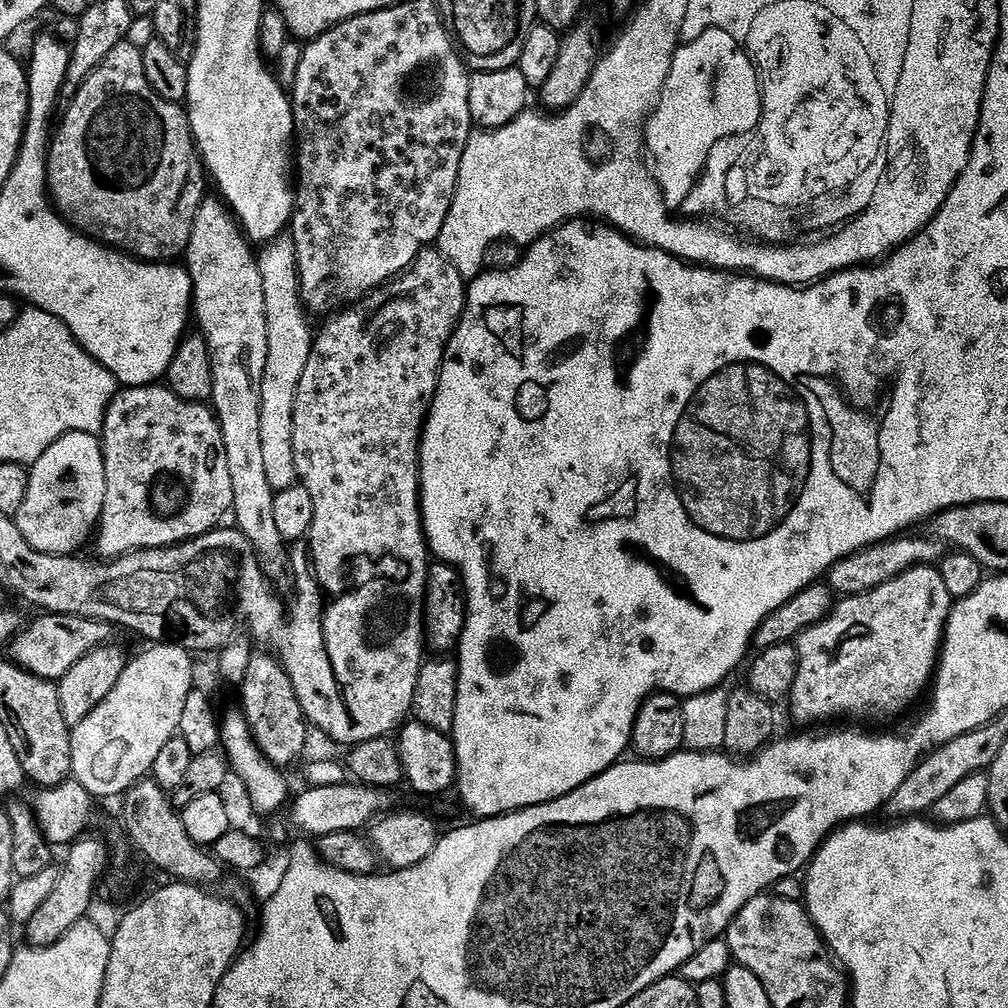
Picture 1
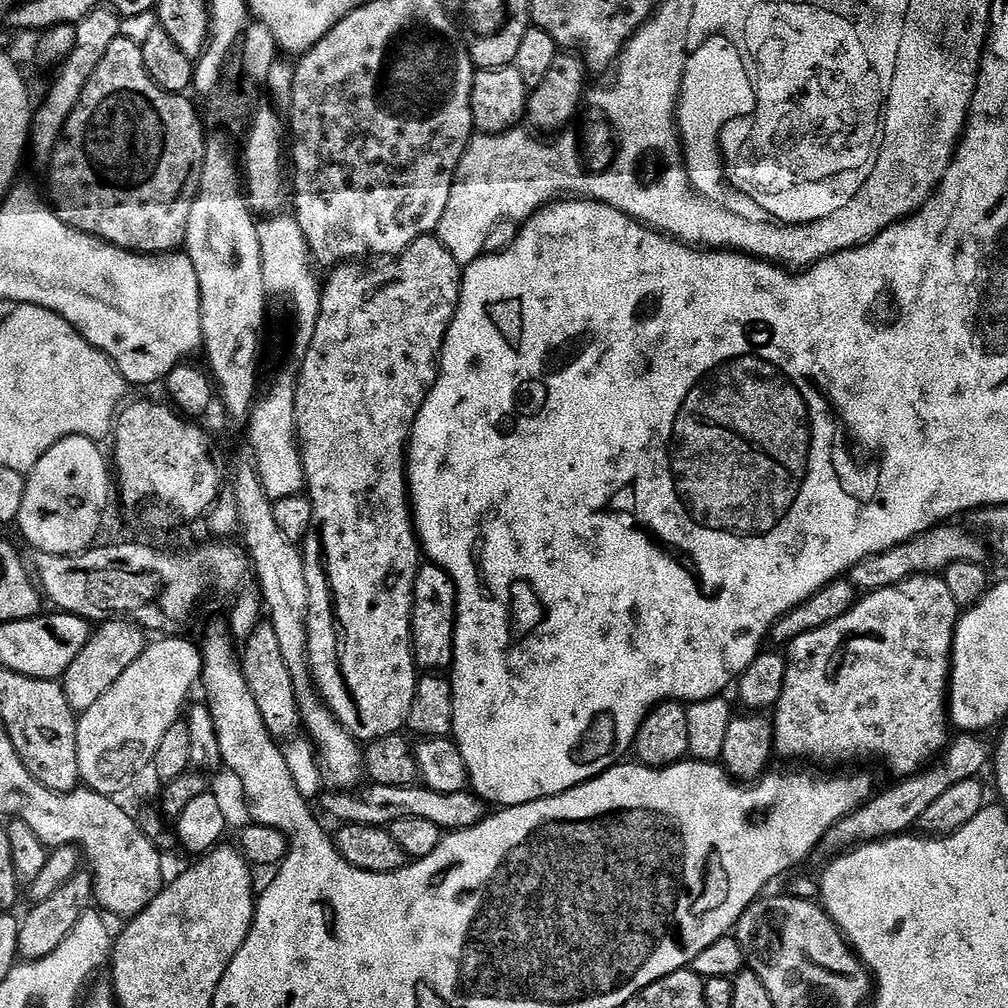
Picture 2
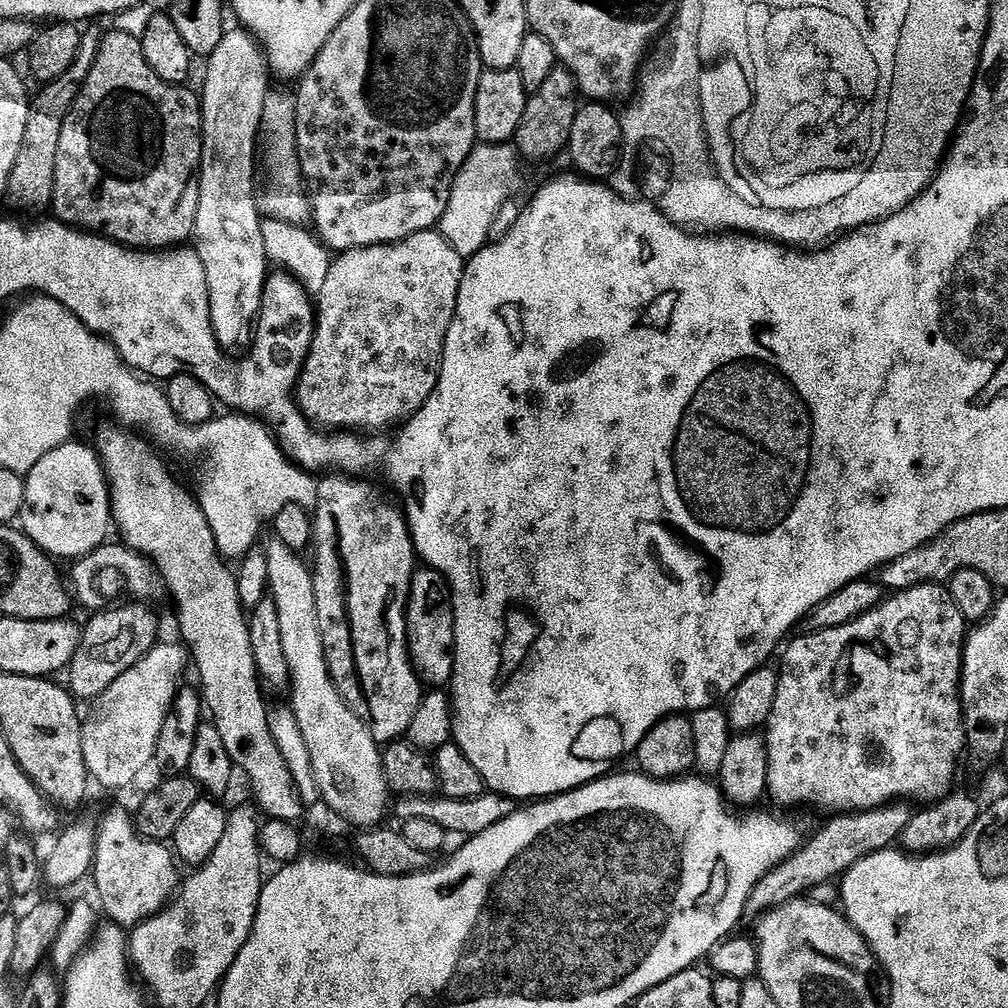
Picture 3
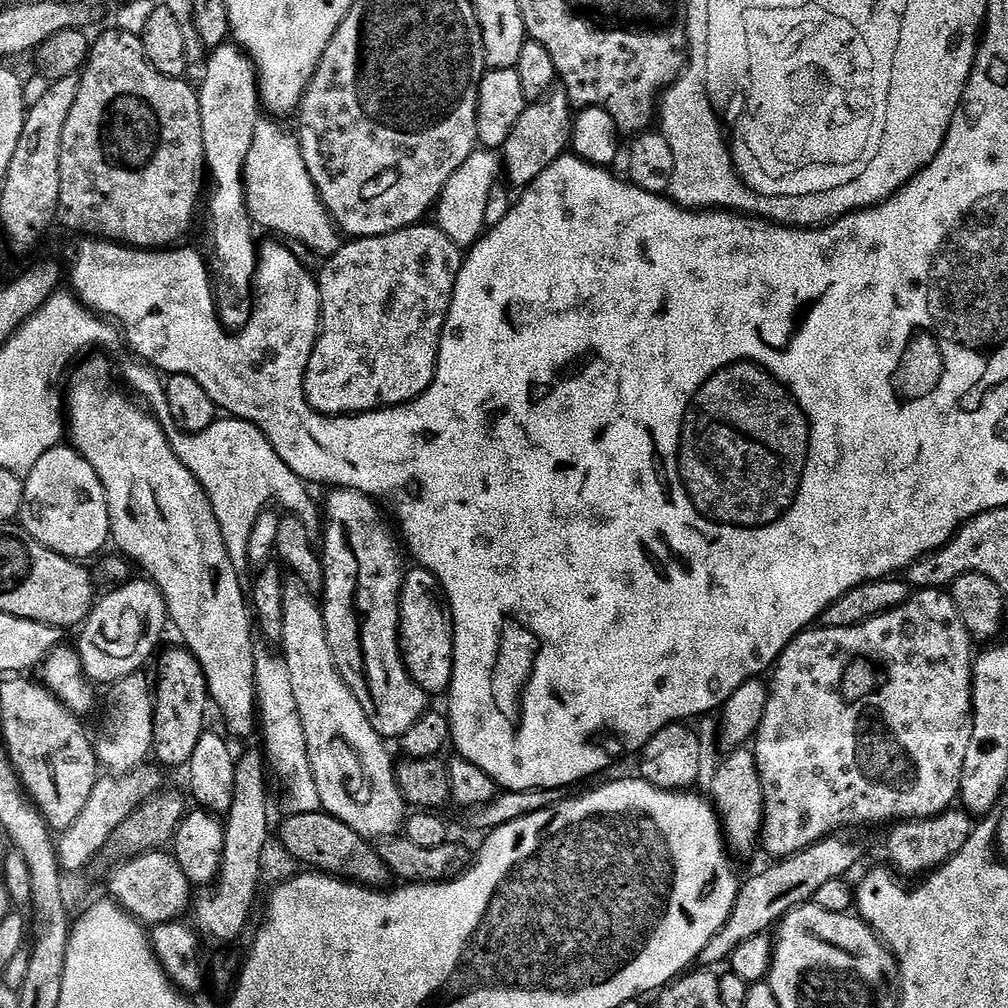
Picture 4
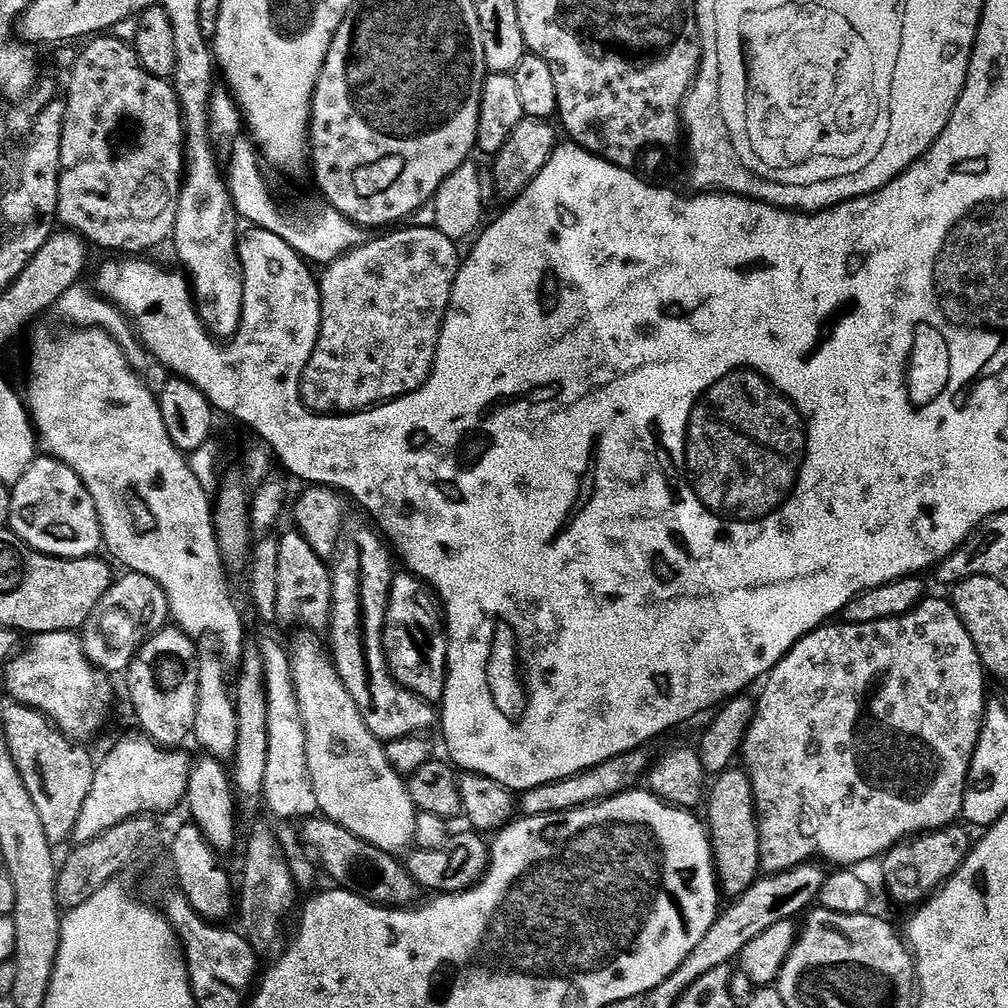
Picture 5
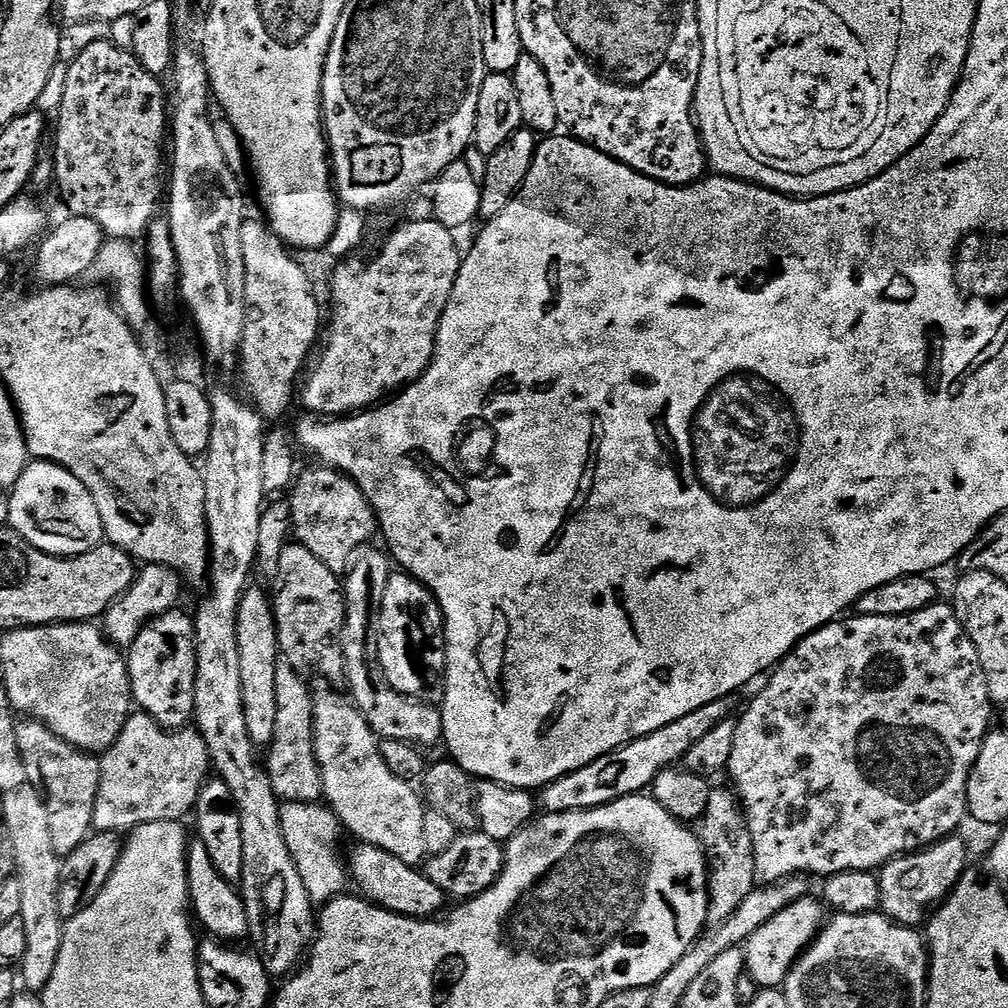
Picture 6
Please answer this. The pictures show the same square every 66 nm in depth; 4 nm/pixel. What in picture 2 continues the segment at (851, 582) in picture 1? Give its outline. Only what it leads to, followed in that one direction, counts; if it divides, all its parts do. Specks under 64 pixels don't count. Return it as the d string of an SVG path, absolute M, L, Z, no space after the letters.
M945 522L885 552L879 552L876 556L870 556L858 562L853 565L850 571L852 583L860 590L889 588L911 576L943 573L944 569L948 568L954 562L984 564L986 560L984 558L984 548L986 549L985 541L975 531L969 530L967 527L965 527L966 529L955 528L954 525L955 523Z

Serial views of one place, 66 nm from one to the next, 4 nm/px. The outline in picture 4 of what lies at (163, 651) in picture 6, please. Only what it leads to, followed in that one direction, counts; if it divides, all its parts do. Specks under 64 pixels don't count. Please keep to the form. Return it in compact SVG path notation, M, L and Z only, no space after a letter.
M182 646L166 651L158 662L158 684L155 683L152 694L153 744L154 758L164 766L174 768L185 767L198 744L198 738L205 731L204 716L206 706L209 707L210 697L208 684L200 664L191 652Z

